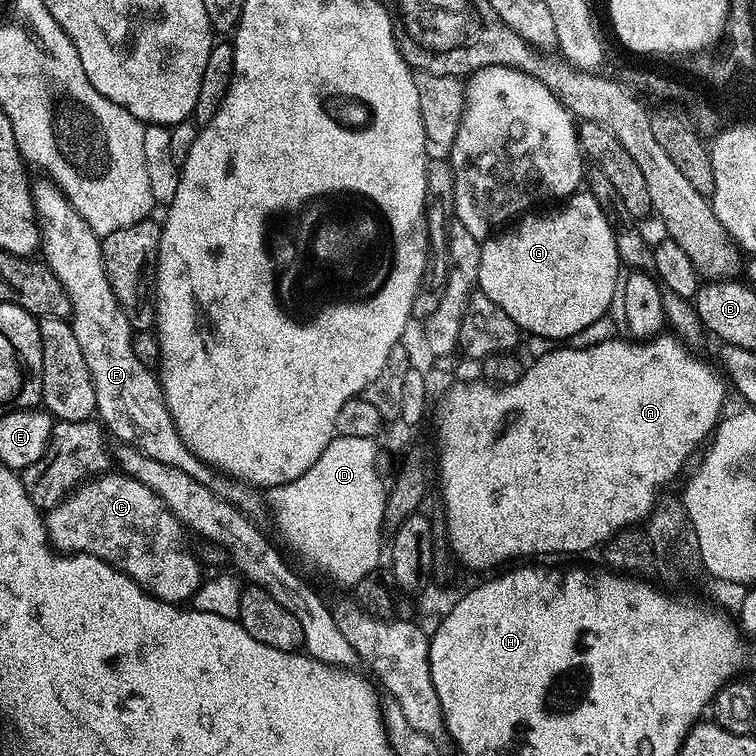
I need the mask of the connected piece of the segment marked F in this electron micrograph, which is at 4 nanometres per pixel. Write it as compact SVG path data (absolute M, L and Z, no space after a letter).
M33 179L31 186L36 220L40 223L42 260L56 275L58 282L62 282L70 298L70 323L74 338L78 338L78 346L82 346L82 358L86 358L90 378L94 382L99 423L113 437L116 435L123 445L137 448L156 462L166 462L166 466L178 466L178 470L190 474L190 478L198 478L202 486L214 490L214 494L233 504L245 515L259 517L259 512L266 508L261 489L233 480L223 472L211 468L209 464L199 460L180 437L174 418L170 416L170 410L164 401L164 391L160 389L157 373L142 366L142 362L138 362L138 358L134 356L134 329L106 278L100 249L101 237L96 236L90 226L86 226L82 214L74 210L72 203L64 197L64 192L53 180L39 179Z

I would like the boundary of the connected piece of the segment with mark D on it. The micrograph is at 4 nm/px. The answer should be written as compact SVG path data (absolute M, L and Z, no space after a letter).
M337 435L322 450L318 462L306 470L294 482L281 484L267 493L266 500L270 512L276 515L276 528L284 535L284 540L305 560L320 572L325 572L340 584L355 586L366 574L381 567L380 532L385 531L384 511L386 510L386 484L380 481L380 452L376 440L370 438L350 438Z

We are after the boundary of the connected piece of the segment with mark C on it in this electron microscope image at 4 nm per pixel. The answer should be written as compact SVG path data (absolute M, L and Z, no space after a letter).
M119 470L101 474L81 484L61 504L47 509L46 523L48 540L57 552L81 552L94 558L102 558L102 562L114 566L119 572L125 572L131 580L138 582L140 588L167 604L180 606L191 601L201 586L200 560L188 549L189 533L185 526L168 509L166 502L162 502L162 498L158 498L158 494L150 490L150 486L142 486L142 482L124 475Z

